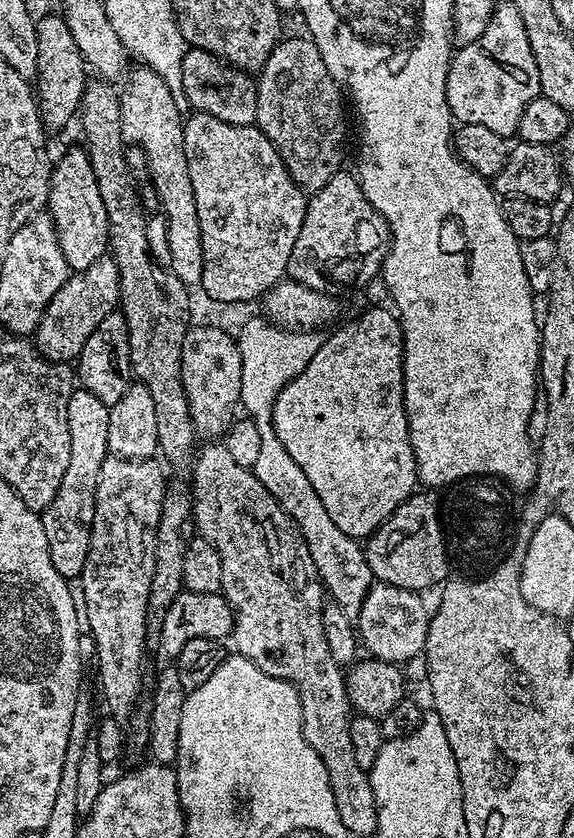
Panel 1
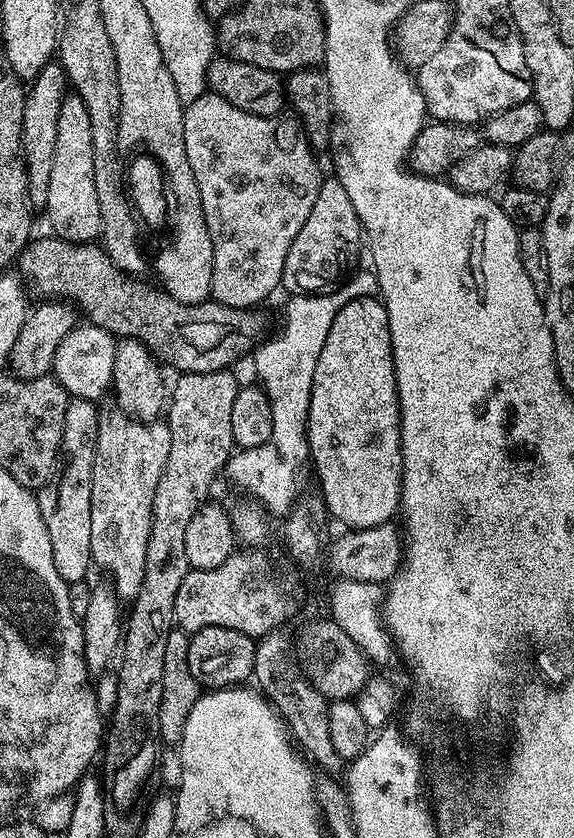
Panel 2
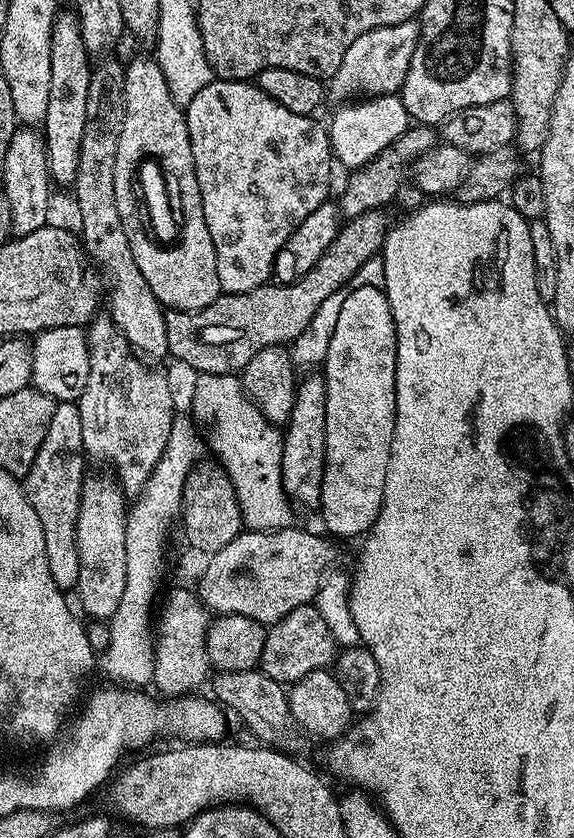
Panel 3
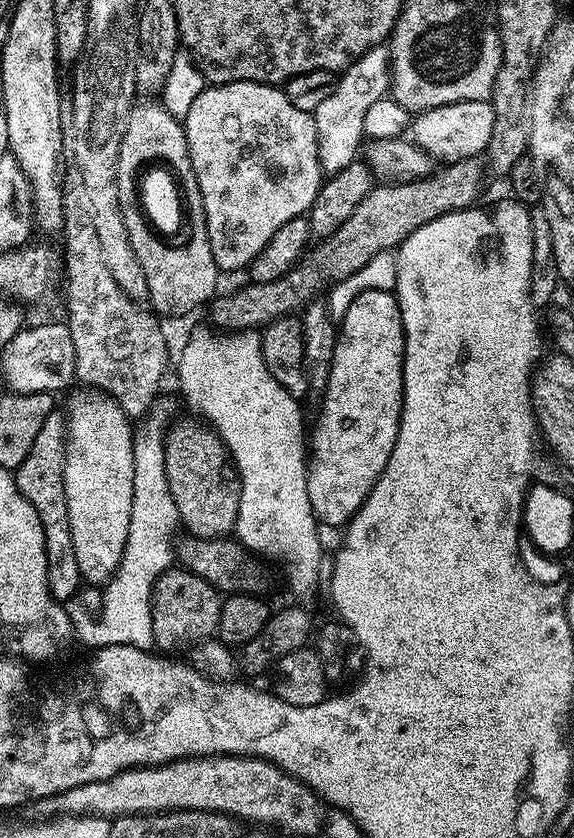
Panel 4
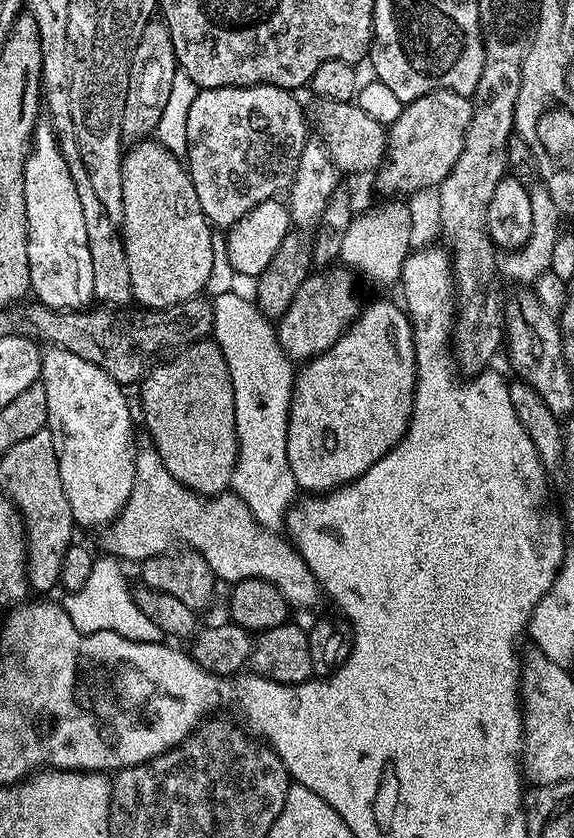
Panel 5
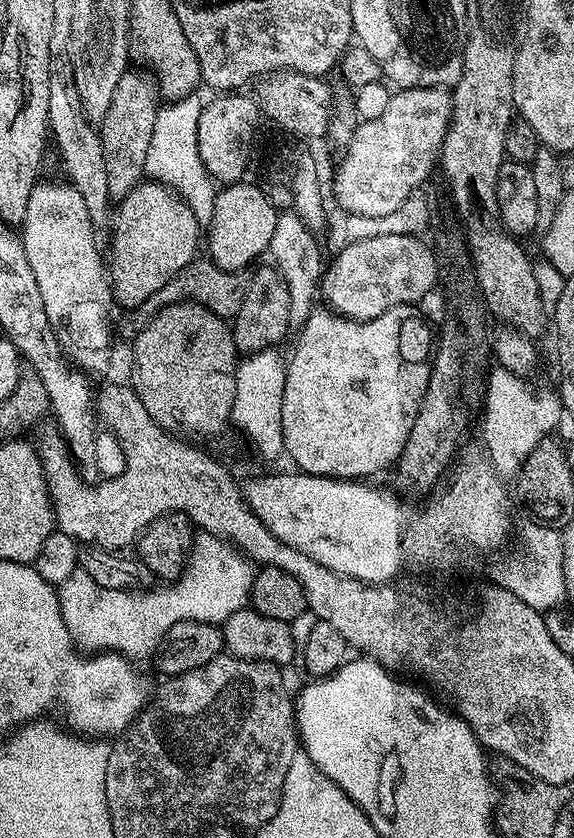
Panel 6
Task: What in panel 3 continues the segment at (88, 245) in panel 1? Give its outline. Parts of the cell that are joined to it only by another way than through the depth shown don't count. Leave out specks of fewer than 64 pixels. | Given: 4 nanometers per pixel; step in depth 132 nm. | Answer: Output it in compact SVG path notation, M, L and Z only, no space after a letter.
M61 11L56 17L50 38L50 102L42 125L44 148L48 152L48 174L53 185L75 185L82 134L86 131L86 102L90 95L93 61L82 42L80 17L75 11Z

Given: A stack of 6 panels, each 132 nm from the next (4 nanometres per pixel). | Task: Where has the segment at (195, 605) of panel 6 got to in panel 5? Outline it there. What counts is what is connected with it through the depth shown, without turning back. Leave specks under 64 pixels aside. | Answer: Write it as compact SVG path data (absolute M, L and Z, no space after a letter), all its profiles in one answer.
M100 558L93 563L90 578L86 578L86 586L63 597L62 603L70 614L70 622L74 622L80 632L117 632L127 640L157 643L162 633L158 626L154 626L154 622L150 622L150 618L146 618L146 614L142 614L142 610L138 610L133 589L128 589L120 567L121 561L116 558Z

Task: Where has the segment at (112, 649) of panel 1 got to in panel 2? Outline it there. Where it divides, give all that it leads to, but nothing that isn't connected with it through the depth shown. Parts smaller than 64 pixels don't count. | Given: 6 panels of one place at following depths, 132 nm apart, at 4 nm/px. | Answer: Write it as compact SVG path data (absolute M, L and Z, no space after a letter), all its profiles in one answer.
M105 411L98 422L94 478L90 494L90 550L93 565L108 572L107 579L119 599L131 602L135 600L138 590L142 590L142 578L146 574L146 546L150 542L154 490L158 490L158 478L162 478L166 454L170 454L170 430L164 422L134 420L122 411L111 411Z

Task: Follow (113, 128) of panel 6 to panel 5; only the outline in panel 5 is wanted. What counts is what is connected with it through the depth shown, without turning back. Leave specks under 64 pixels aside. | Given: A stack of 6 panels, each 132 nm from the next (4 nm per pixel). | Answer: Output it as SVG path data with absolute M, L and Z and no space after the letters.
M153 18L148 21L146 30L142 30L142 38L134 50L130 86L126 90L126 110L122 110L122 138L125 145L131 146L139 141L147 140L158 126L158 118L162 118L162 110L170 98L170 89L178 71L174 42L170 42L170 30L163 19Z

